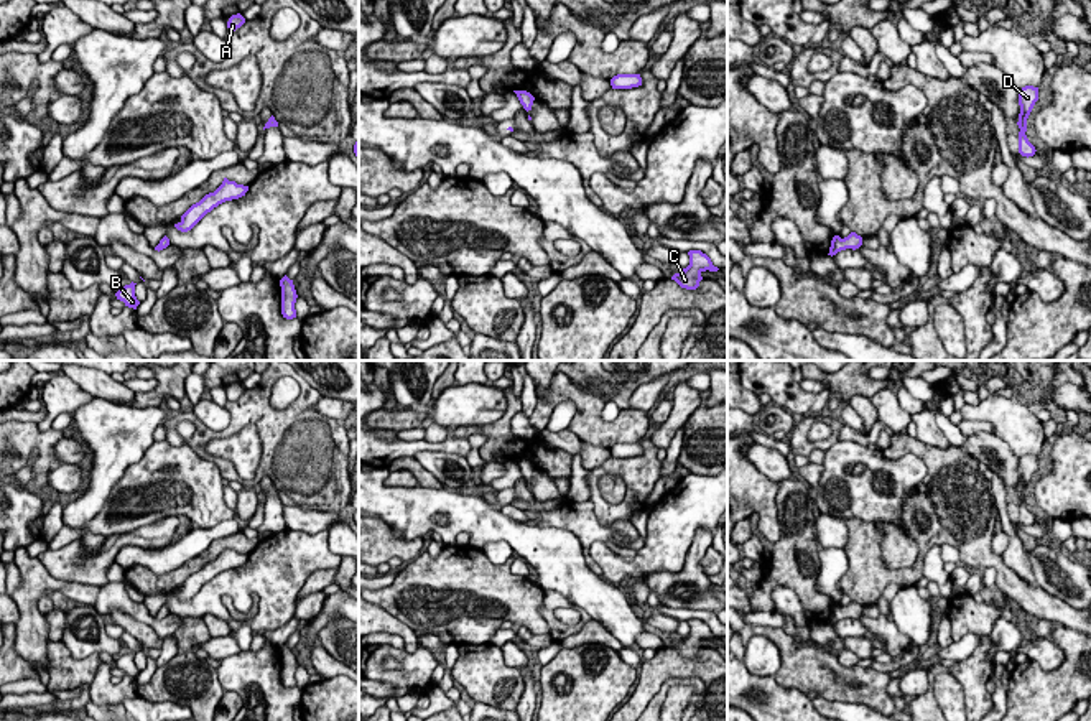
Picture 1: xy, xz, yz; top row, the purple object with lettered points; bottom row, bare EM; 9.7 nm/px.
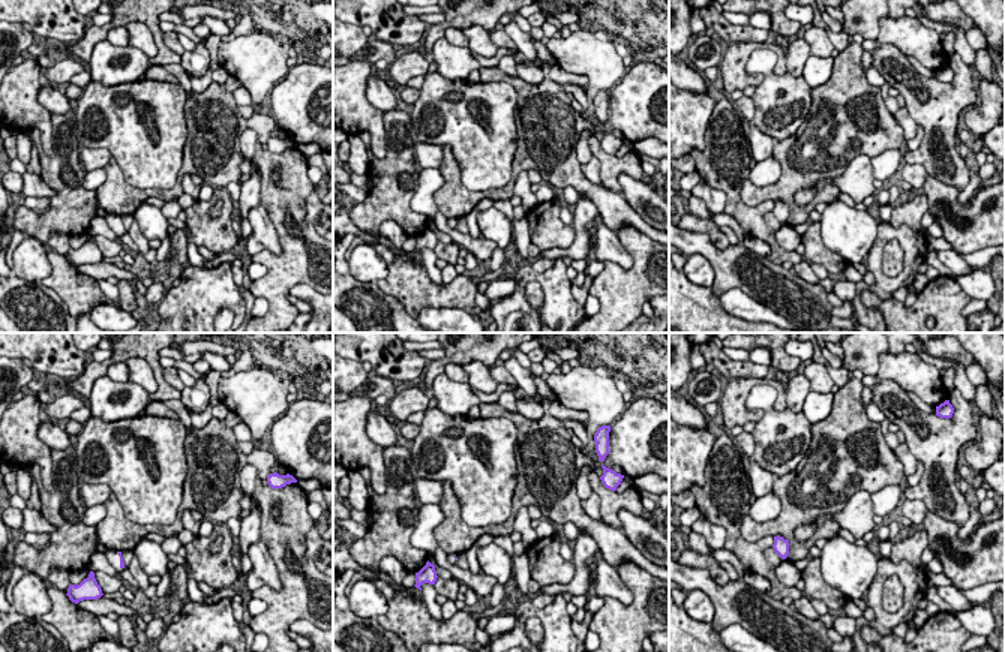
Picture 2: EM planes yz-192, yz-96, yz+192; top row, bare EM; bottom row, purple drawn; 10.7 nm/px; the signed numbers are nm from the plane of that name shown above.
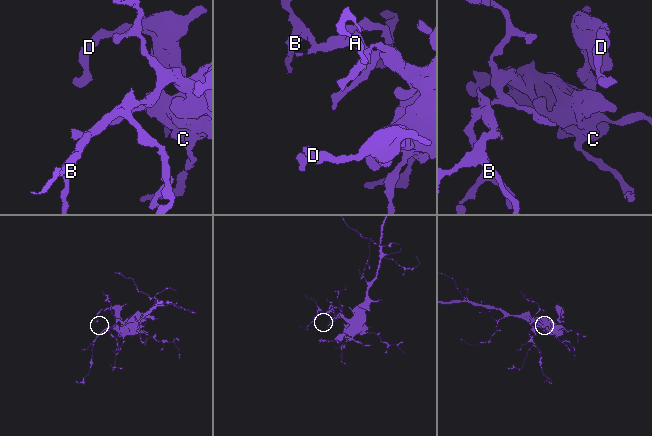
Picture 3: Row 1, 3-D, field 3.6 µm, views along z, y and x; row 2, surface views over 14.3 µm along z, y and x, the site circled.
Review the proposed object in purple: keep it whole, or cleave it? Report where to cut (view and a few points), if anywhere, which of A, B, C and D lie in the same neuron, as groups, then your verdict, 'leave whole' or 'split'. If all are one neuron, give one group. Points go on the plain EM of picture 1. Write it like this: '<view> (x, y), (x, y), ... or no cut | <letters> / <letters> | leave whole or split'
no cut | A B C D | leave whole

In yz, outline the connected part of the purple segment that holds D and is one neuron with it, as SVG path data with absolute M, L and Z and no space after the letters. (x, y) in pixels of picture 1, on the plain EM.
M1025 454L1019 459L1019 474L1020 474L1020 482L1019 482L1019 522L1022 525L1033 525L1035 523L1035 515L1028 510L1025 500L1027 500L1027 487L1038 469L1038 456L1033 454Z

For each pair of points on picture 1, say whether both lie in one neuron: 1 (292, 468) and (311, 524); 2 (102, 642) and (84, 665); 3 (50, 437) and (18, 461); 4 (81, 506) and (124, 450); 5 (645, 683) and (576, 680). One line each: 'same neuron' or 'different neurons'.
1: different neurons
2: different neurons
3: same neuron
4: same neuron
5: different neurons

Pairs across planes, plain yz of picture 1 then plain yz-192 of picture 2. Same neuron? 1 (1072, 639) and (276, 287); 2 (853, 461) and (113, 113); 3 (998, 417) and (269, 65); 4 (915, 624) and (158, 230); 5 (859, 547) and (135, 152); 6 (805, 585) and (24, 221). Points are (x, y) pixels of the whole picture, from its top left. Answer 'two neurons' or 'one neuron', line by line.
1: one neuron
2: one neuron
3: one neuron
4: one neuron
5: two neurons
6: one neuron

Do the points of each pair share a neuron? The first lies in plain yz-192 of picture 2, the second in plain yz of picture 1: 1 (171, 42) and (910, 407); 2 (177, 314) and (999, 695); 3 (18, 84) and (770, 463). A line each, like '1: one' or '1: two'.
1: one
2: two
3: two

